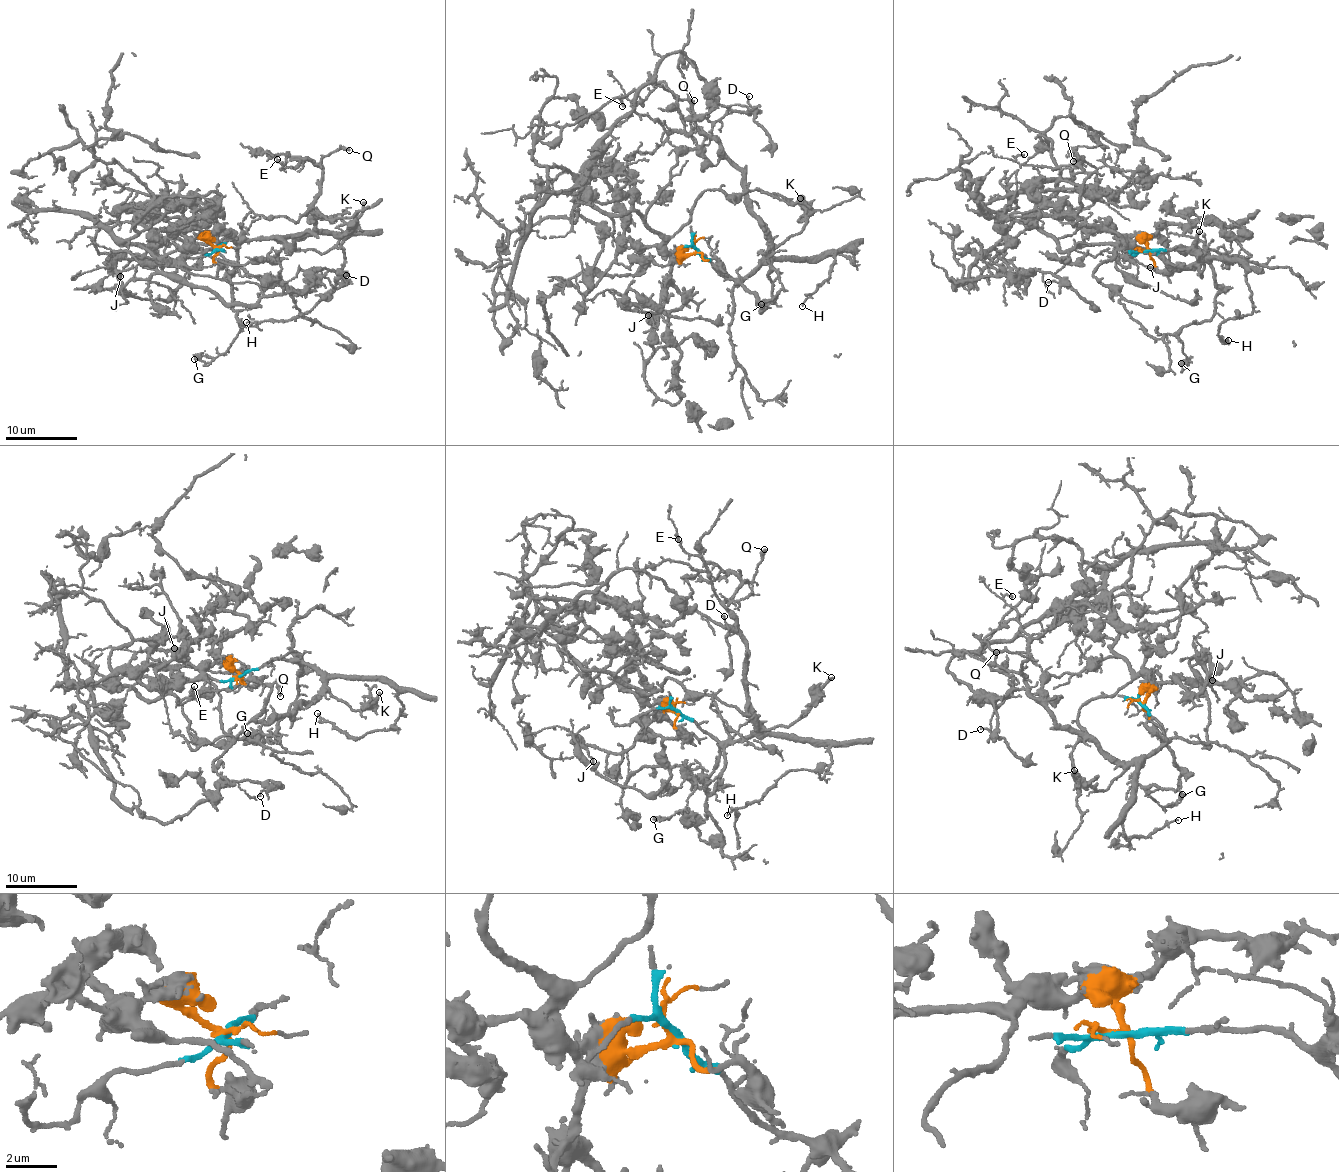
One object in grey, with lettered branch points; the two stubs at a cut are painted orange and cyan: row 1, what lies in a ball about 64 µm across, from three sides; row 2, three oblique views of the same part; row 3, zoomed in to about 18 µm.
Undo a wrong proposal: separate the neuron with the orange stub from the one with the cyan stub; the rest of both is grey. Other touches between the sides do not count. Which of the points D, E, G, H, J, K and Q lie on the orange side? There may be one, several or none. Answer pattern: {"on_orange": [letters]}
{"on_orange": ["D", "J"]}

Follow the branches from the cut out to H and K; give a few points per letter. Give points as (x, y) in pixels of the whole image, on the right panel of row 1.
H: (1147, 250), (1187, 250), (1246, 263), (1252, 310), (1224, 320), (1218, 330), (1225, 342), (1228, 340)
K: (1147, 250), (1187, 250), (1208, 255), (1202, 259), (1199, 269), (1202, 276), (1203, 266), (1196, 242), (1200, 230)

